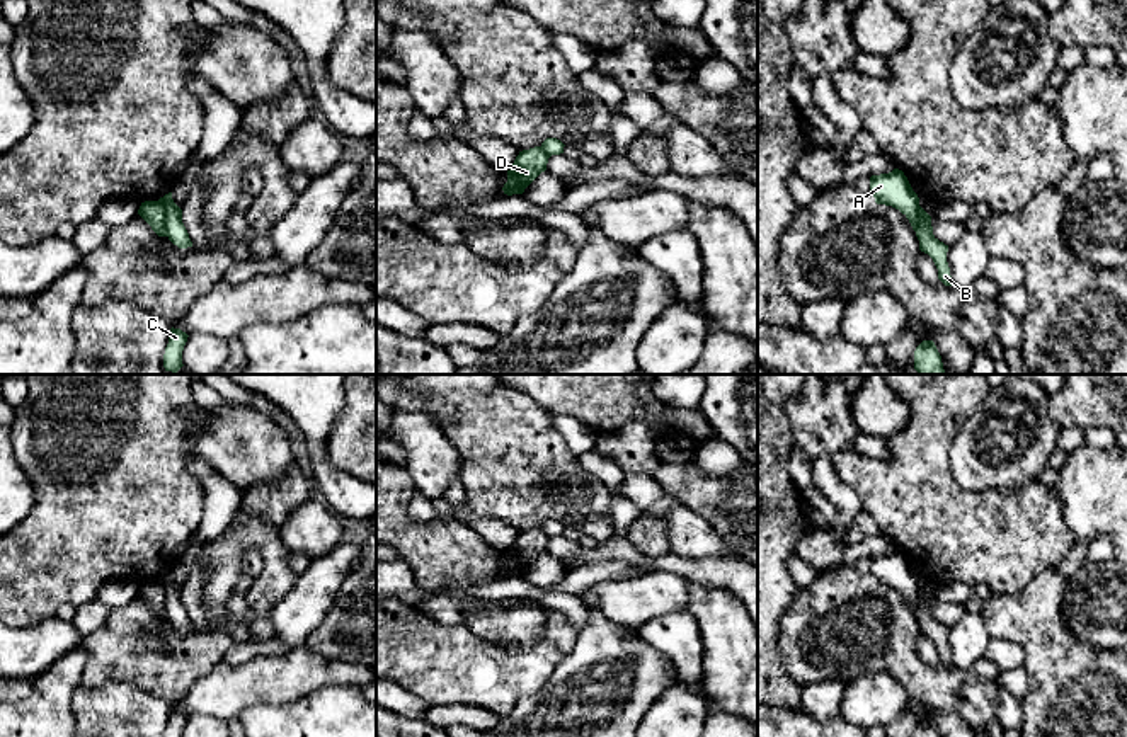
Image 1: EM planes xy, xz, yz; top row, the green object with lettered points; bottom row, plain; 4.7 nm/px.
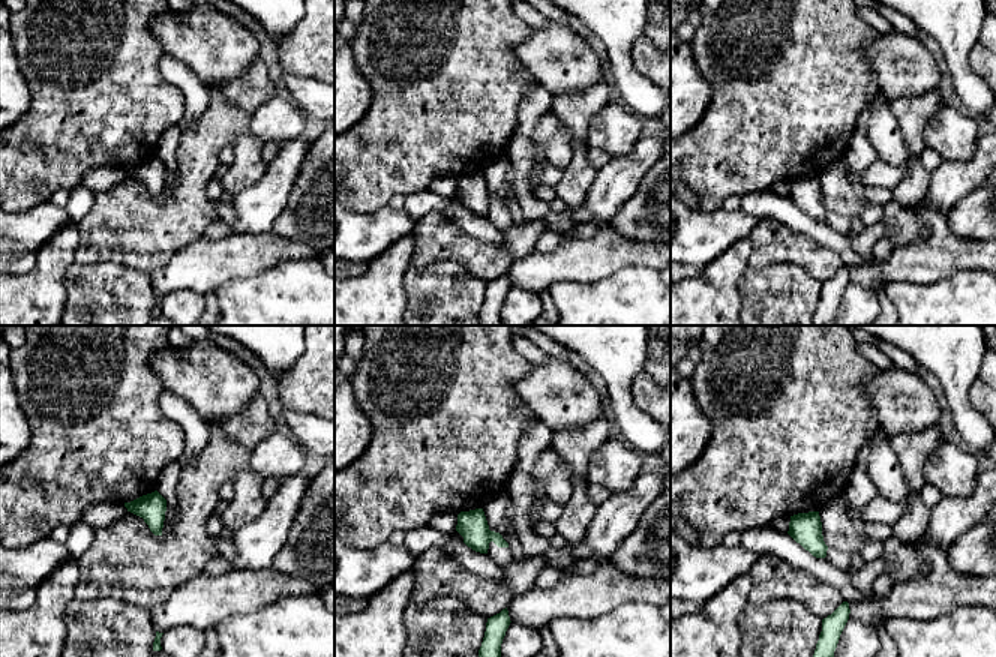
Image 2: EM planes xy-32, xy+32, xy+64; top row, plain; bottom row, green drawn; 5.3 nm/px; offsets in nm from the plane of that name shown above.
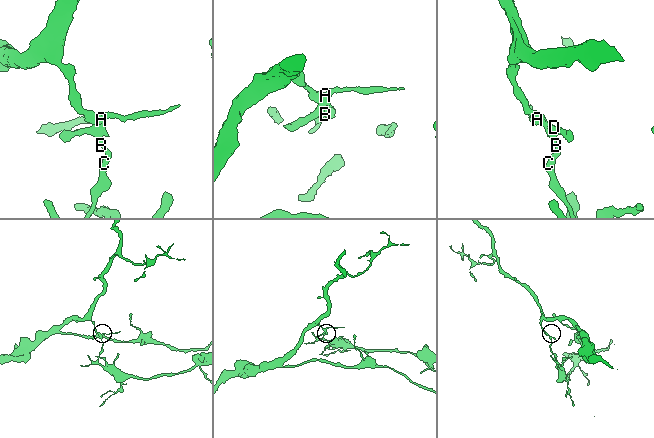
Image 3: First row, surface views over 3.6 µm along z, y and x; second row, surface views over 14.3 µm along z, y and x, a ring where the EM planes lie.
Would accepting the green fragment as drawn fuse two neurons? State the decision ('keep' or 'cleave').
cleave

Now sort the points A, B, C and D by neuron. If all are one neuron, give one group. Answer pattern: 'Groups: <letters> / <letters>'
Groups: A / B C D

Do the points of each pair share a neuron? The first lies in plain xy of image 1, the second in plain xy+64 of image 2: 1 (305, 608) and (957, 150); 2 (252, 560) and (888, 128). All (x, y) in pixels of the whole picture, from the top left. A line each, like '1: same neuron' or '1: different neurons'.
1: different neurons
2: same neuron

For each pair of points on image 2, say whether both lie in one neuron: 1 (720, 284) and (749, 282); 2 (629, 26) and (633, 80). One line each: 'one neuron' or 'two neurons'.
1: two neurons
2: one neuron

